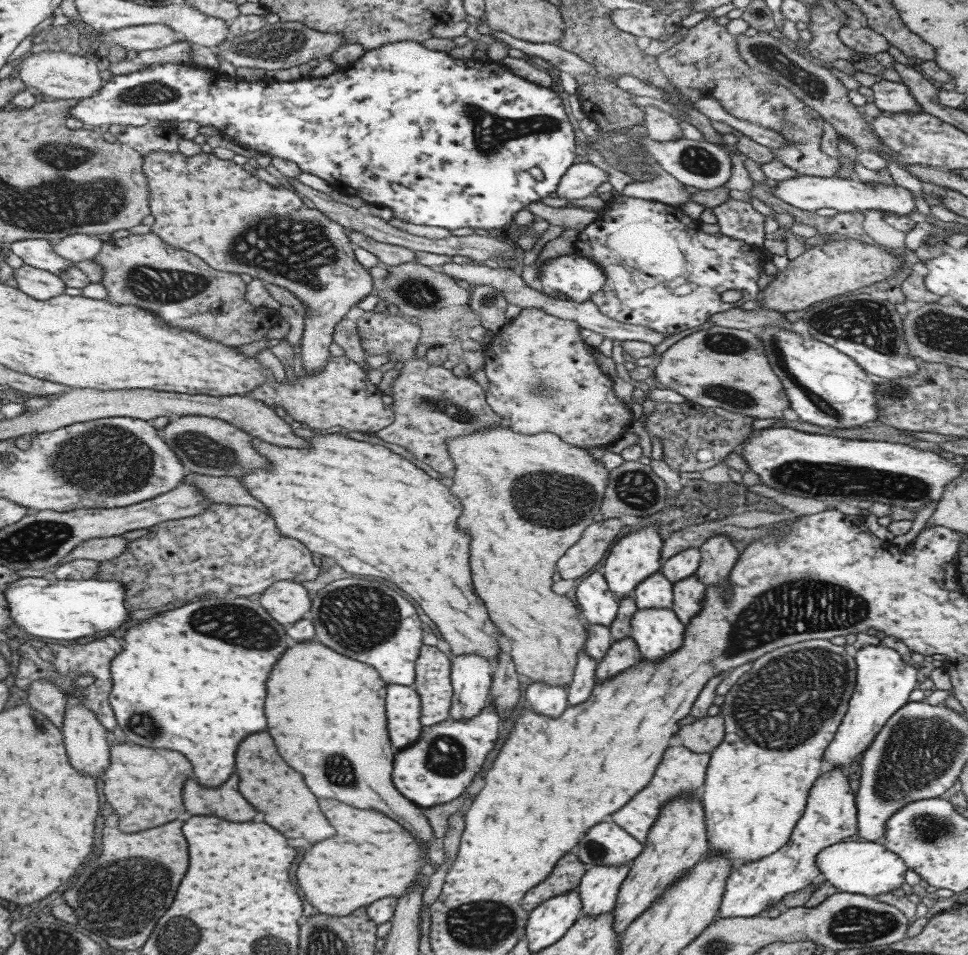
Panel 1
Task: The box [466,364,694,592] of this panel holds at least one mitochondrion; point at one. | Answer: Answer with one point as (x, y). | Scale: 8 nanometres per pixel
(548, 501)

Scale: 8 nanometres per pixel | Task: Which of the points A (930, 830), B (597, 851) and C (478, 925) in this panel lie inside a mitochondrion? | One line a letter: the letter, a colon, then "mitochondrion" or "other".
A: mitochondrion
B: mitochondrion
C: mitochondrion

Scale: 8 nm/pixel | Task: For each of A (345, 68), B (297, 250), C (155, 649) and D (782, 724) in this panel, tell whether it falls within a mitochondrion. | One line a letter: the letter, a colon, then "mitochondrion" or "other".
A: other
B: mitochondrion
C: other
D: mitochondrion

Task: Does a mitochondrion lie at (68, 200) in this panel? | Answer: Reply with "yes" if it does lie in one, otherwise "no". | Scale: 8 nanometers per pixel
yes

